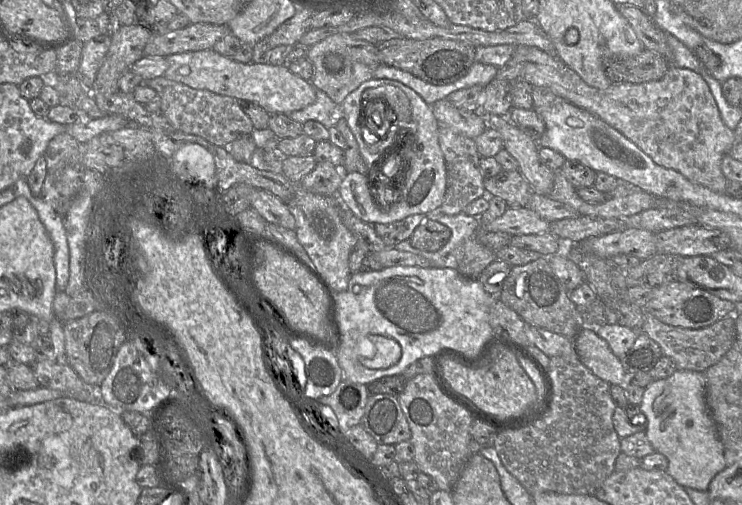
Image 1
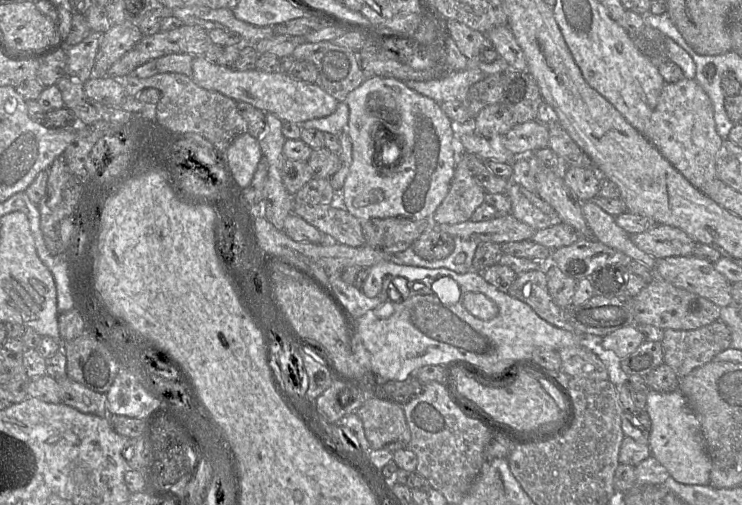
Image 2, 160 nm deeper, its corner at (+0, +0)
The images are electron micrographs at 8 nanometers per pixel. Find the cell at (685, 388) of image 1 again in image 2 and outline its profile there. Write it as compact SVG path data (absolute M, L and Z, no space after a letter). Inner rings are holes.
M649 389L646 411L651 419L648 444L651 454L667 469L669 477L684 485L709 485L712 463L705 449L700 421L685 395L679 389L667 393Z

